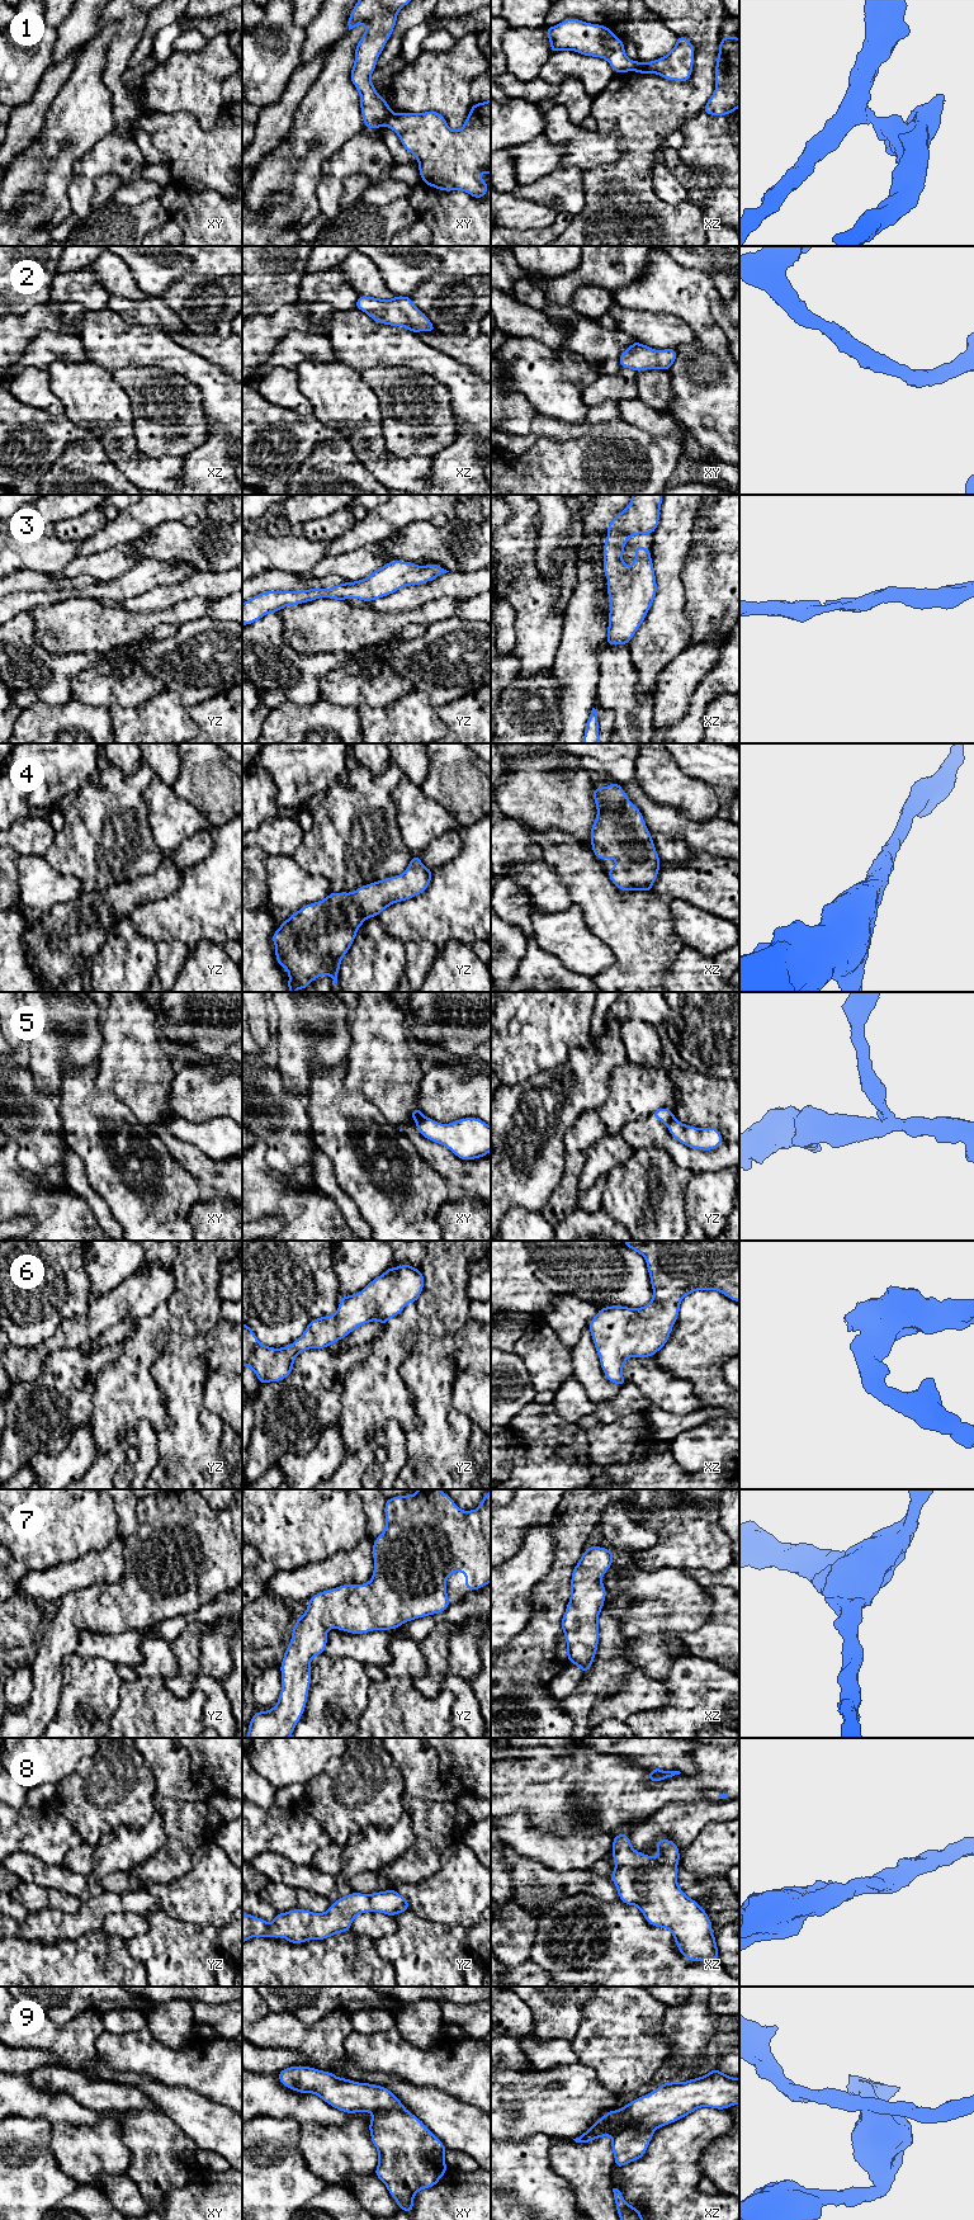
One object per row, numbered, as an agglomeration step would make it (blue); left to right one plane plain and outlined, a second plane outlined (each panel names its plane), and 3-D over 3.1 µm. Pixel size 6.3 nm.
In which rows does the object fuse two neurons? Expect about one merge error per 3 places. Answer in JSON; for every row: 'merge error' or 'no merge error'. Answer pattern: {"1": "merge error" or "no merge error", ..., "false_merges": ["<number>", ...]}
{"1": "merge error", "2": "no merge error", "3": "no merge error", "4": "no merge error", "5": "merge error", "6": "no merge error", "7": "no merge error", "8": "no merge error", "9": "merge error", "false_merges": ["1", "5", "9"]}

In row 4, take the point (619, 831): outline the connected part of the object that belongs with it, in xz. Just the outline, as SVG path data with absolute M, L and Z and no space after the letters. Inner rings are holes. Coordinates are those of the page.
M616 781L595 788L591 797L597 811L590 831L592 851L599 860L618 861L607 870L610 880L624 892L652 892L662 860L639 808Z

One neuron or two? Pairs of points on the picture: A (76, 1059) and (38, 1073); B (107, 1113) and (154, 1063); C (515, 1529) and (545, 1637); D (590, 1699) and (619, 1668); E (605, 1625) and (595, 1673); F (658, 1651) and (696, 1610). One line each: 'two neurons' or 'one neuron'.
A: one neuron
B: two neurons
C: two neurons
D: one neuron
E: one neuron
F: two neurons

